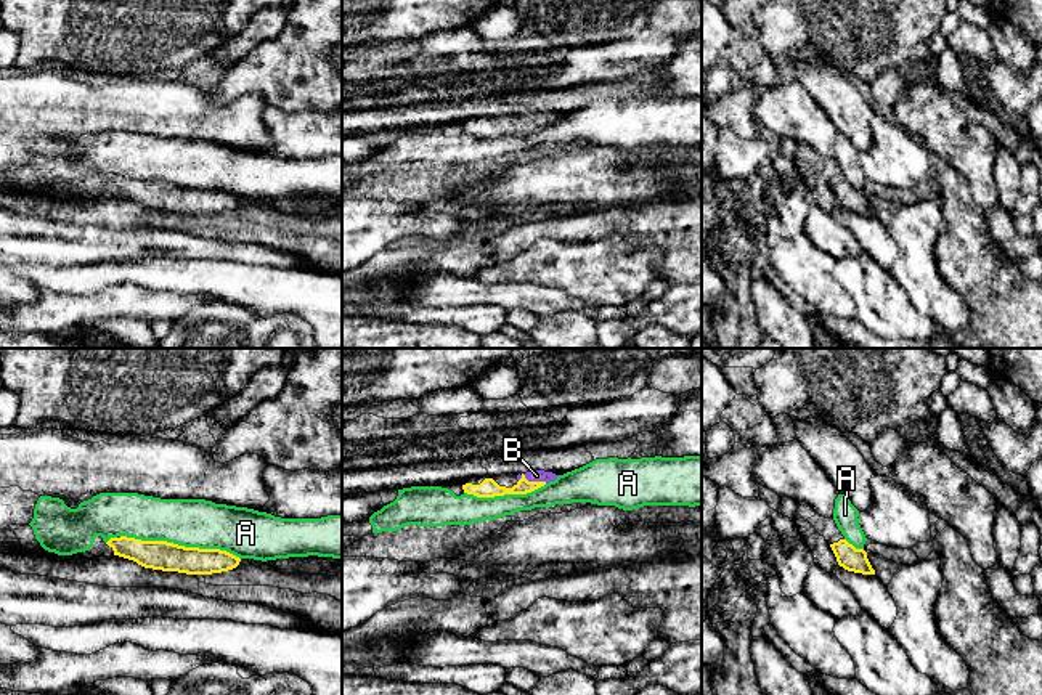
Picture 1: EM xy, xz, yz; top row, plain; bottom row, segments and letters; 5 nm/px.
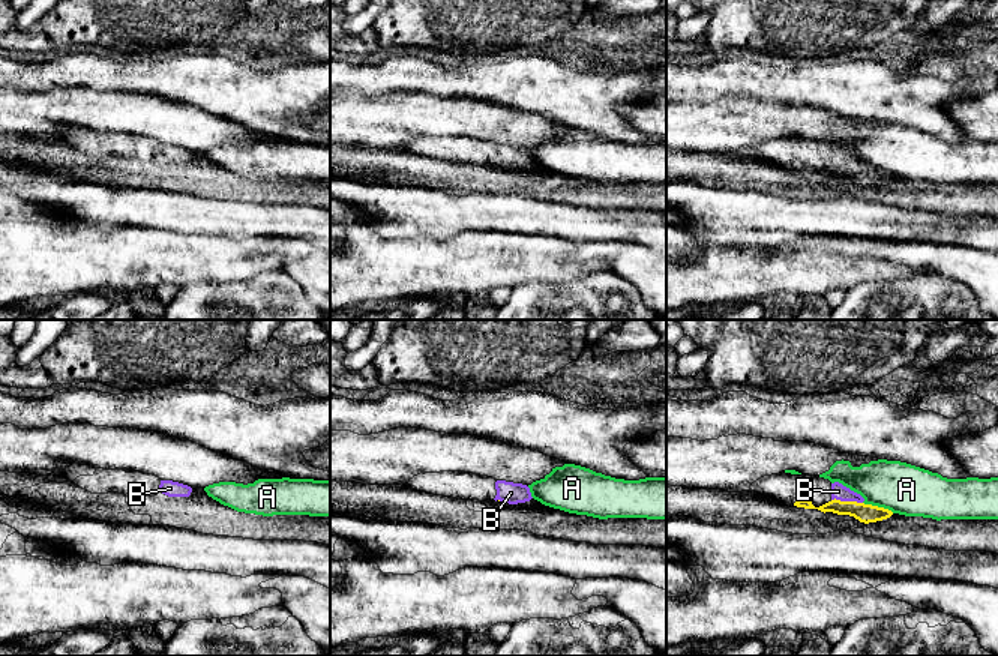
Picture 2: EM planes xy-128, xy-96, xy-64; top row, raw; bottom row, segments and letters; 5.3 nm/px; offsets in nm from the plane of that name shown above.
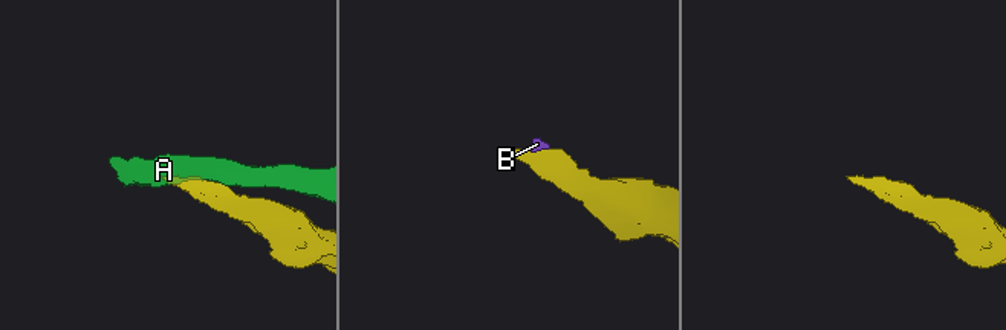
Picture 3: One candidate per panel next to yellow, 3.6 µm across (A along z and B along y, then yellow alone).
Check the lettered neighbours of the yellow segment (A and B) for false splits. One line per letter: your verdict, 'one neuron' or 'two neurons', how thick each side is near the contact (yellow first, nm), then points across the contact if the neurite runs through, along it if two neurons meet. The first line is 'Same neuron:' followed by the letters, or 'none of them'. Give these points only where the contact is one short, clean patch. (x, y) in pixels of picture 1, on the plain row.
Same neuron: B
A: two neurons | 150/240 nm
B: one neuron | 100/60 nm | across xz (488, 129), (516, 130), (533, 122), (537, 116)

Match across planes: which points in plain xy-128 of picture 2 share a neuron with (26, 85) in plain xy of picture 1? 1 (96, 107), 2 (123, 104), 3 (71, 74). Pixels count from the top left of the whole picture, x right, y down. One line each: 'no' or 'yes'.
1: no
2: no
3: yes

